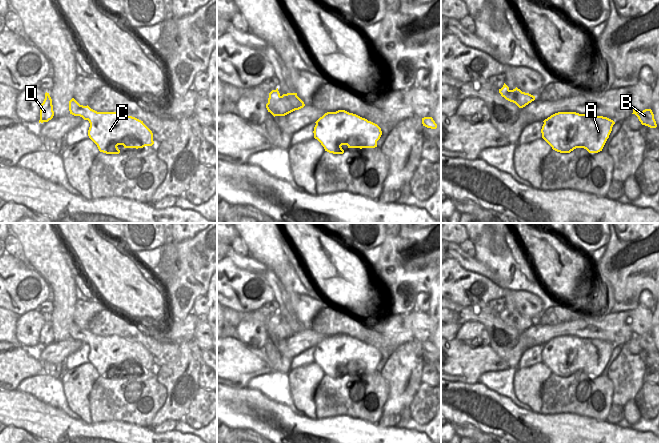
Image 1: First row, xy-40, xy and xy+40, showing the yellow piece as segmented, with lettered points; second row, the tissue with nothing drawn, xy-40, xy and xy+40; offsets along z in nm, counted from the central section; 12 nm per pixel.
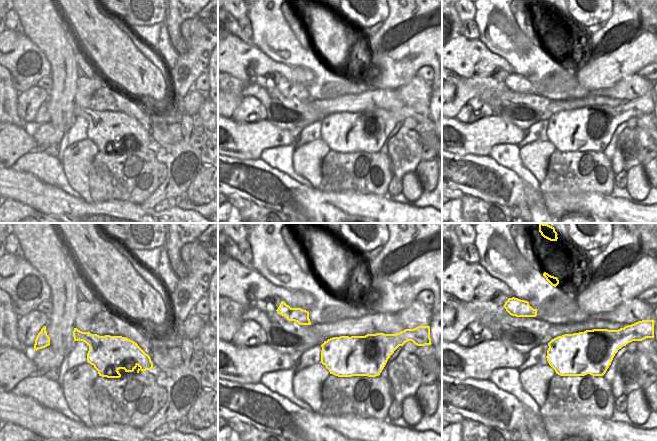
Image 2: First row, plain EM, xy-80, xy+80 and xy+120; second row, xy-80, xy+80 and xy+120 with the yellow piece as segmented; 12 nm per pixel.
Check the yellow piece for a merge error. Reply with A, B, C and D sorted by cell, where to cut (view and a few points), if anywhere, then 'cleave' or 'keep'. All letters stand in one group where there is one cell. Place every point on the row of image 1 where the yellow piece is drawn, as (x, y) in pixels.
A B C / D; cut in xy along (281, 96), (284, 96), (289, 101), (294, 110); cleave

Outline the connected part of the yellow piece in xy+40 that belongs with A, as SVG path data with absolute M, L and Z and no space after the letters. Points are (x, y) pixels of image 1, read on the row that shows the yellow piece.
M558 112L545 119L542 138L560 153L584 148L589 153L602 151L615 122L607 117L576 112Z

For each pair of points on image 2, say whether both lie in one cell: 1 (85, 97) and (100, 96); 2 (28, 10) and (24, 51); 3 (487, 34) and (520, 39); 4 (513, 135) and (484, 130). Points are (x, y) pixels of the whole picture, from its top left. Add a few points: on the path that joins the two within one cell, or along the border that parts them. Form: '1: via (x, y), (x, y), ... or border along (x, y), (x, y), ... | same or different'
1: border along (107, 82), (94, 93), (88, 106) | different
2: border along (23, 33), (42, 53) | different
3: border along (490, 23), (514, 42), (520, 55), (529, 50) | different
4: via (506, 133), (491, 131) | same

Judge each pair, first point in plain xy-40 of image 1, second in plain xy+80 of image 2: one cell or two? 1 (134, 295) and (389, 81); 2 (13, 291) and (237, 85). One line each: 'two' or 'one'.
1: two
2: two

